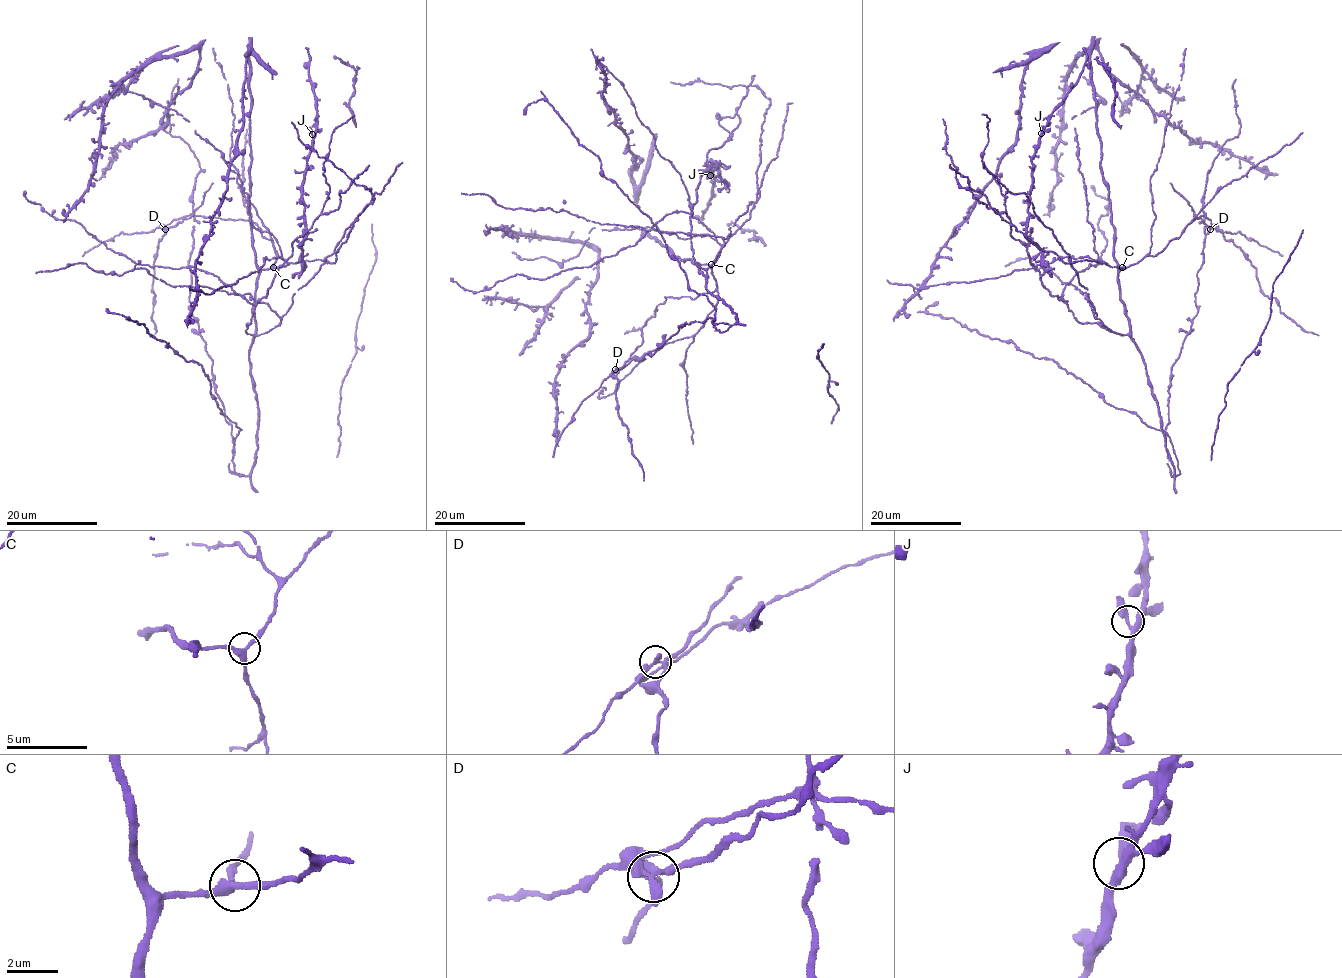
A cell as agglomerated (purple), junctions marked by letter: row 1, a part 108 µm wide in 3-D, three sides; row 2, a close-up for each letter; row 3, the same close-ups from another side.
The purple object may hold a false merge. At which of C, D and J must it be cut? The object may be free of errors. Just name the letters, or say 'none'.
D

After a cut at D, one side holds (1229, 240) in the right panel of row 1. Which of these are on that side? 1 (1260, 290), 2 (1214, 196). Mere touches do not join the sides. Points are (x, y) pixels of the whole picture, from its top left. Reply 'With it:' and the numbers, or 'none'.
With it: 1

